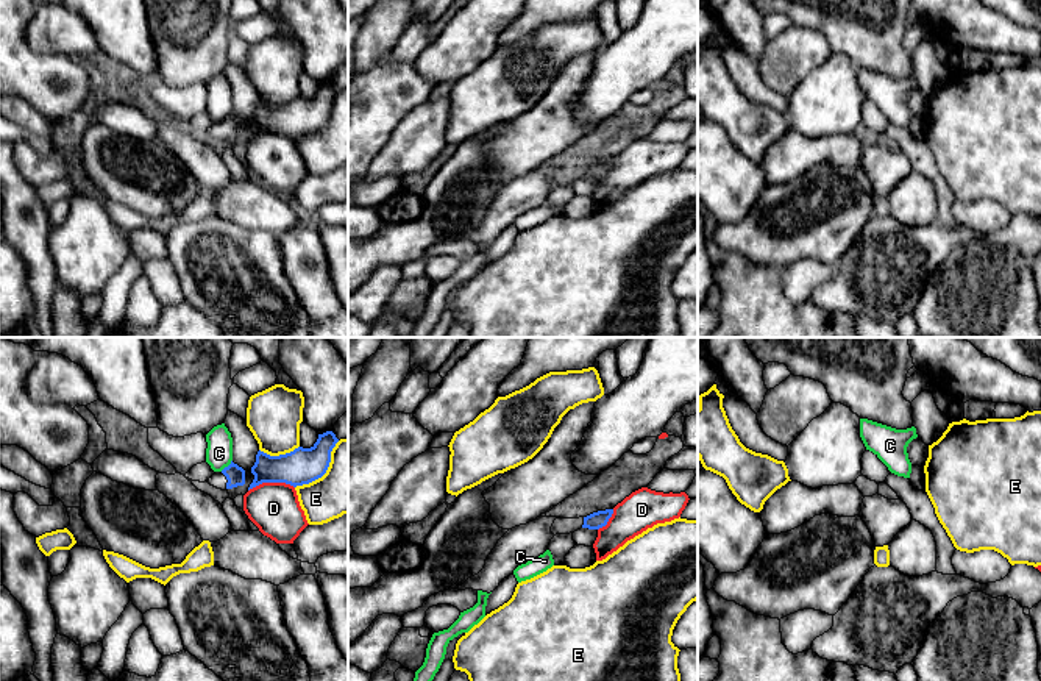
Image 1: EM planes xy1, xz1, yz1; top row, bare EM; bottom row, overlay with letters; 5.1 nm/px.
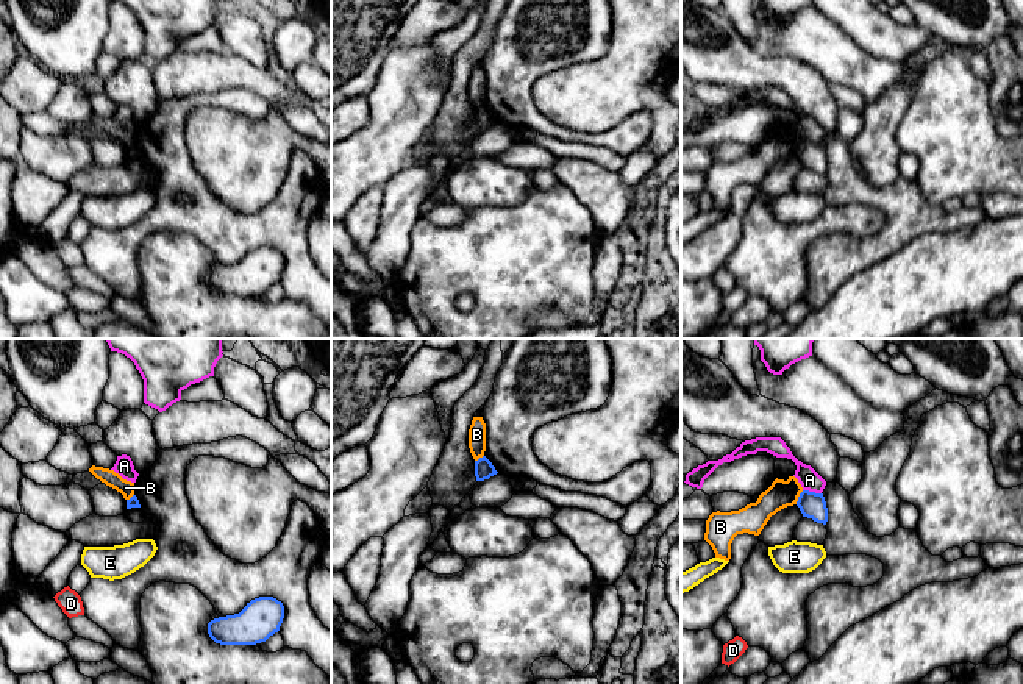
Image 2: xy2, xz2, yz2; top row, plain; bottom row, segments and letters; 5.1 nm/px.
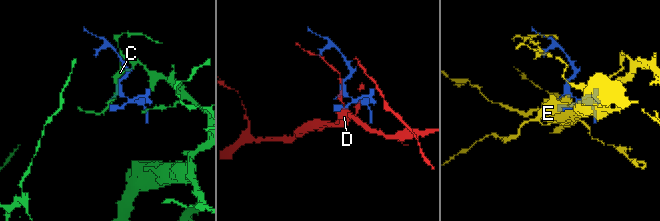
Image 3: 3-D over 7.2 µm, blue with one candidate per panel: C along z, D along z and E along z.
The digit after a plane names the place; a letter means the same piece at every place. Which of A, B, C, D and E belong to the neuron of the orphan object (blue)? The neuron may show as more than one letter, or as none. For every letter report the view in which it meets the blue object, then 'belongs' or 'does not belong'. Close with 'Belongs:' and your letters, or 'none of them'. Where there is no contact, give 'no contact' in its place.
A: yz2 | does not belong
B: yz2 | does not belong
C: xy1 | does not belong
D: xy1 | does not belong
E: xy1 | does not belong
Belongs: none of them

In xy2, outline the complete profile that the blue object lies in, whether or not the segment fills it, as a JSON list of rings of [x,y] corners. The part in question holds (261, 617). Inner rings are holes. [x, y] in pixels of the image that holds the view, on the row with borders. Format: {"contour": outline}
{"contour": [[[259,597],[234,615],[208,623],[209,637],[220,645],[256,645],[280,631],[284,606],[273,597]]]}

